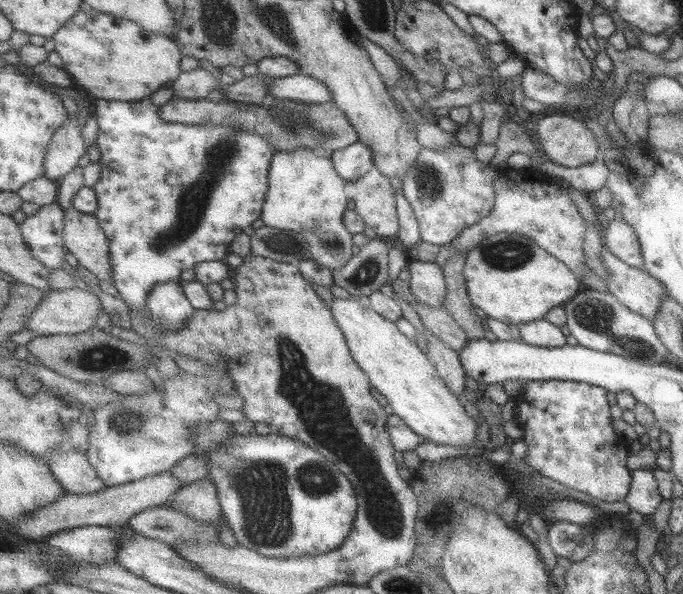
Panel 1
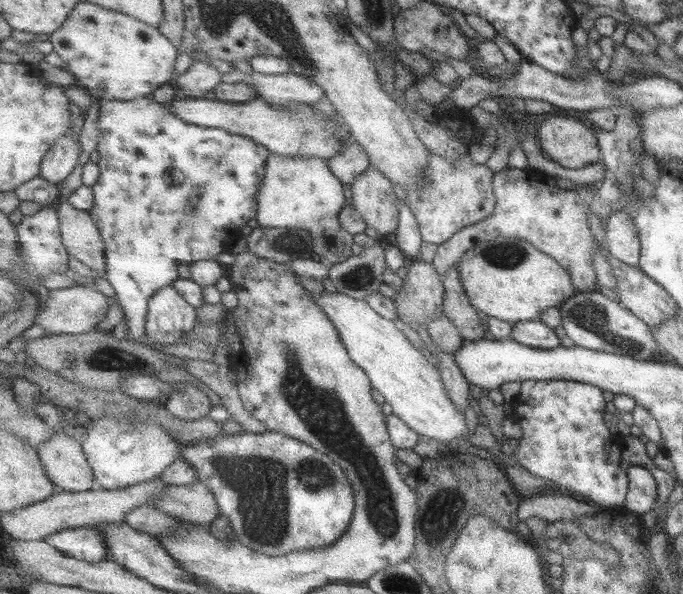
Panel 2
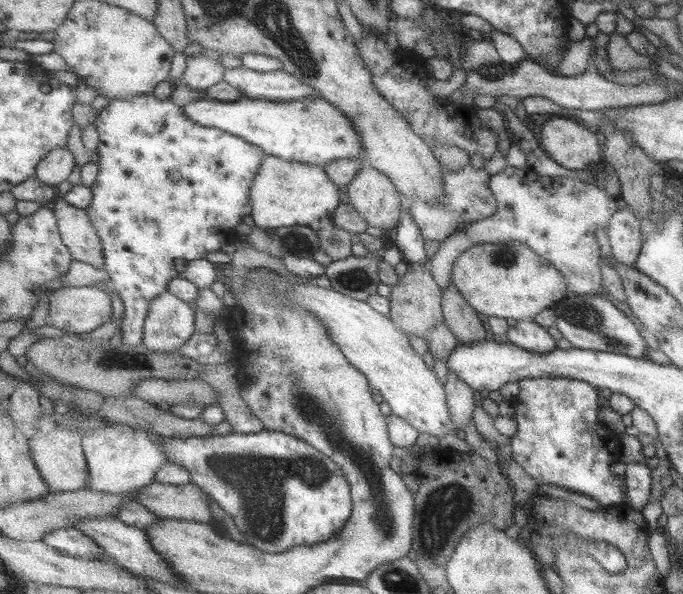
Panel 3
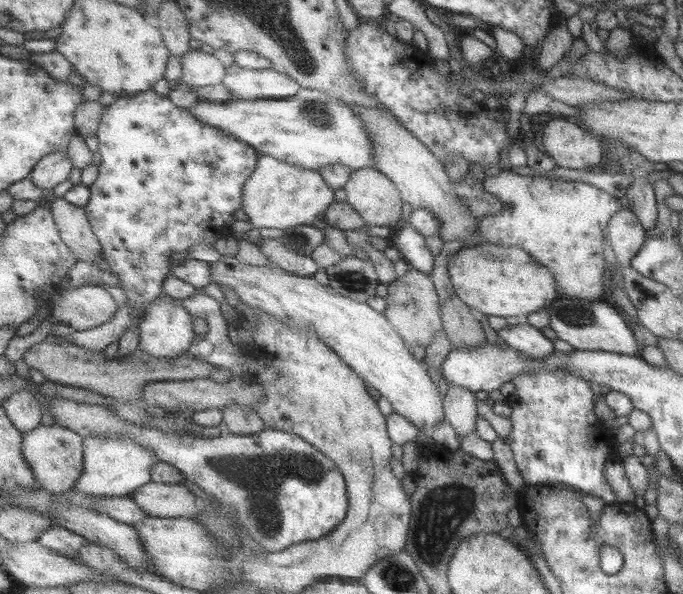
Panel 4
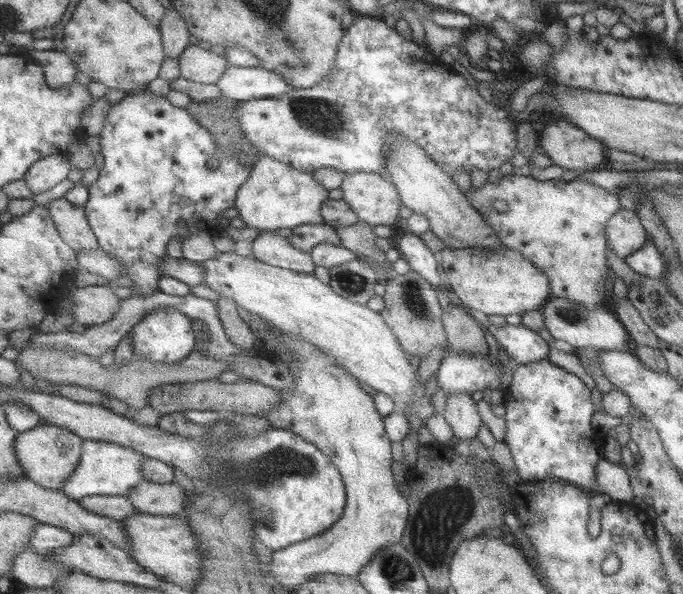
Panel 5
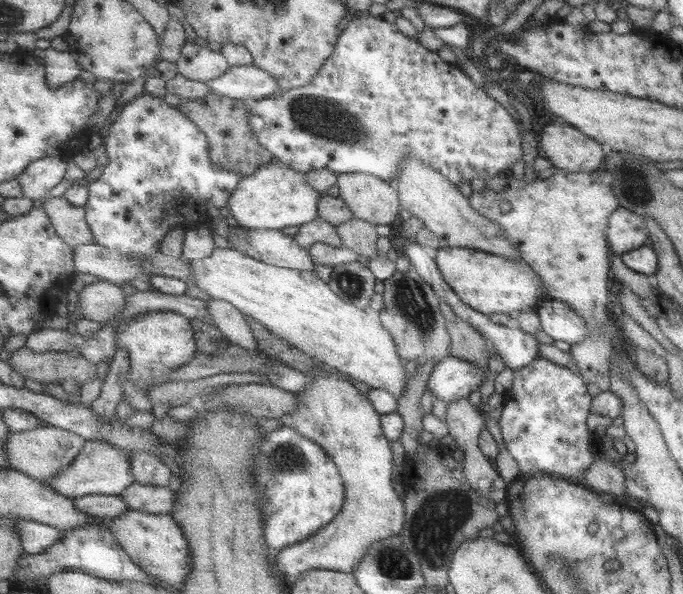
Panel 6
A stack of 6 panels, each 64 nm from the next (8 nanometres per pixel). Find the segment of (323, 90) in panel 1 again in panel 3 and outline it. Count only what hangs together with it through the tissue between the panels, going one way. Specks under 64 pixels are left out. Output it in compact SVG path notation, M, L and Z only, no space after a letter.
M247 67L226 69L224 80L242 90L245 97L268 101L291 102L311 95L319 95L318 90L299 80L294 74L283 70L257 72Z

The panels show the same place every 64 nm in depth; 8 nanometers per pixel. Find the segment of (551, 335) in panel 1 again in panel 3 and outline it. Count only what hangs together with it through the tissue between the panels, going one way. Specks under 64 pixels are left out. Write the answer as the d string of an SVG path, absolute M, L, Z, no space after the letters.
M521 320L515 326L511 326L508 341L521 349L535 353L552 352L556 348L555 342L547 334L546 328L529 320Z

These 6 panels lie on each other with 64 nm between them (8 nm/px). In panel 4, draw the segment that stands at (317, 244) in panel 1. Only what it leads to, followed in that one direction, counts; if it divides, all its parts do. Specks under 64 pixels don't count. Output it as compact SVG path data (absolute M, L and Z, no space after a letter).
M262 155L253 175L247 179L243 191L243 208L251 226L256 228L280 228L289 230L299 225L313 225L326 232L326 242L347 257L355 254L347 240L346 231L331 226L326 220L327 209L335 202L335 188L331 188L319 170L301 168L279 160L274 156Z

